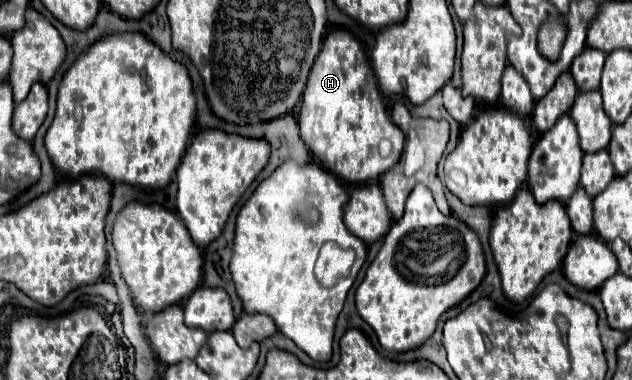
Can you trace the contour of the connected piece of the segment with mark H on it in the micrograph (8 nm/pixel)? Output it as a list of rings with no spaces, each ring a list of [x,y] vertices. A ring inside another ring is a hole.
[[[336,29],[324,39],[324,47],[308,75],[298,125],[304,143],[322,167],[350,183],[378,179],[398,163],[404,147],[404,133],[386,113],[362,45],[344,29]]]

